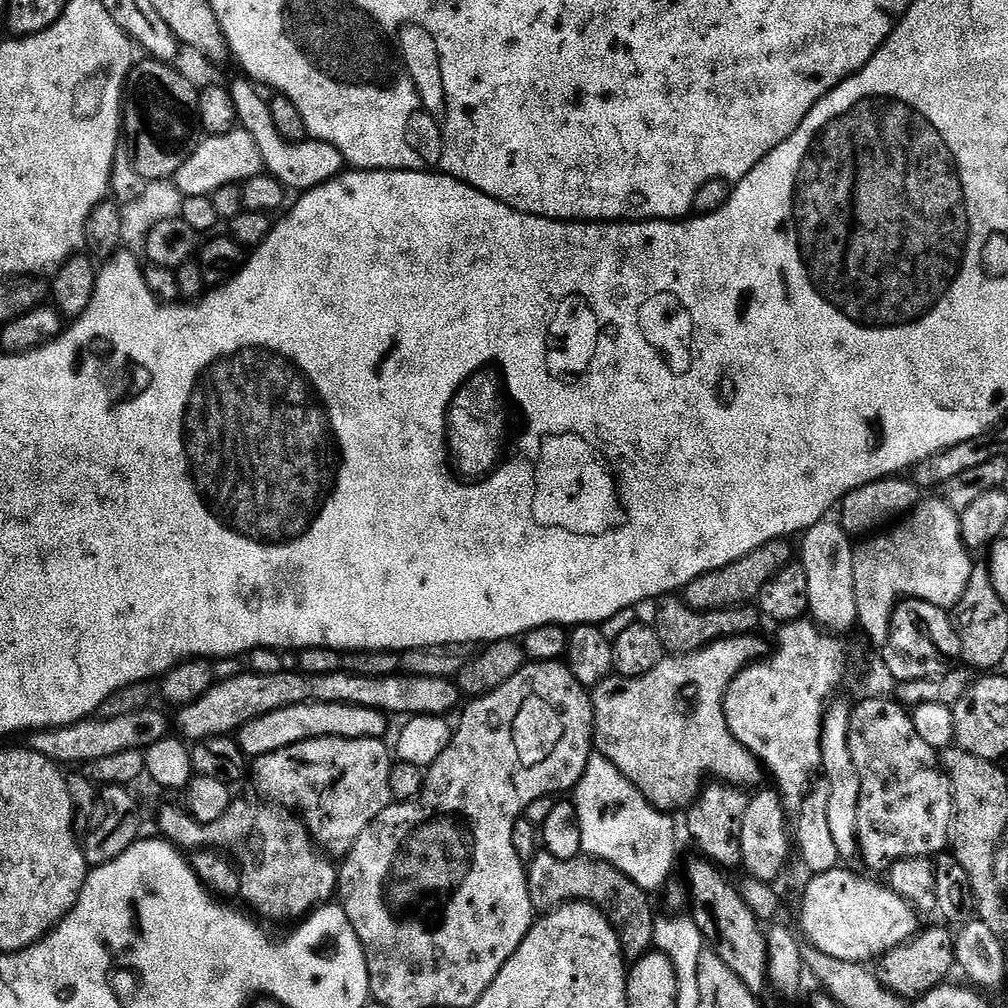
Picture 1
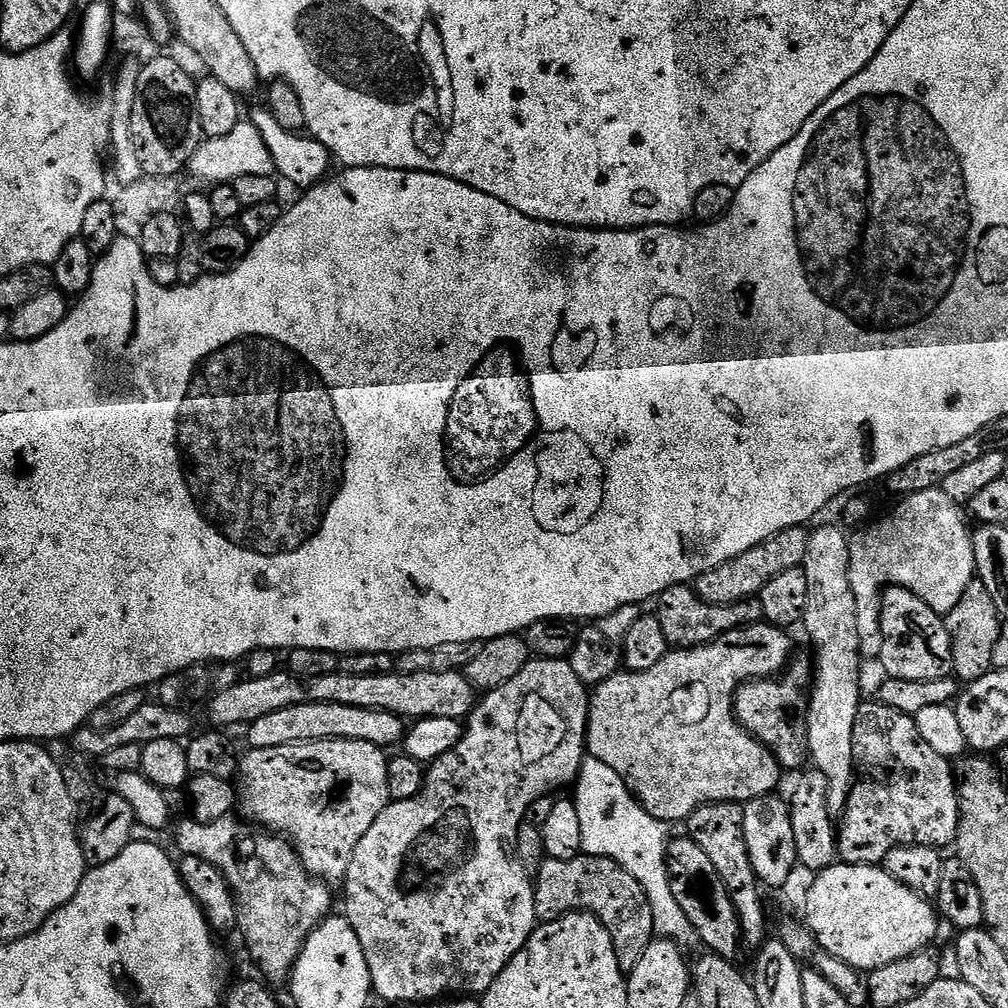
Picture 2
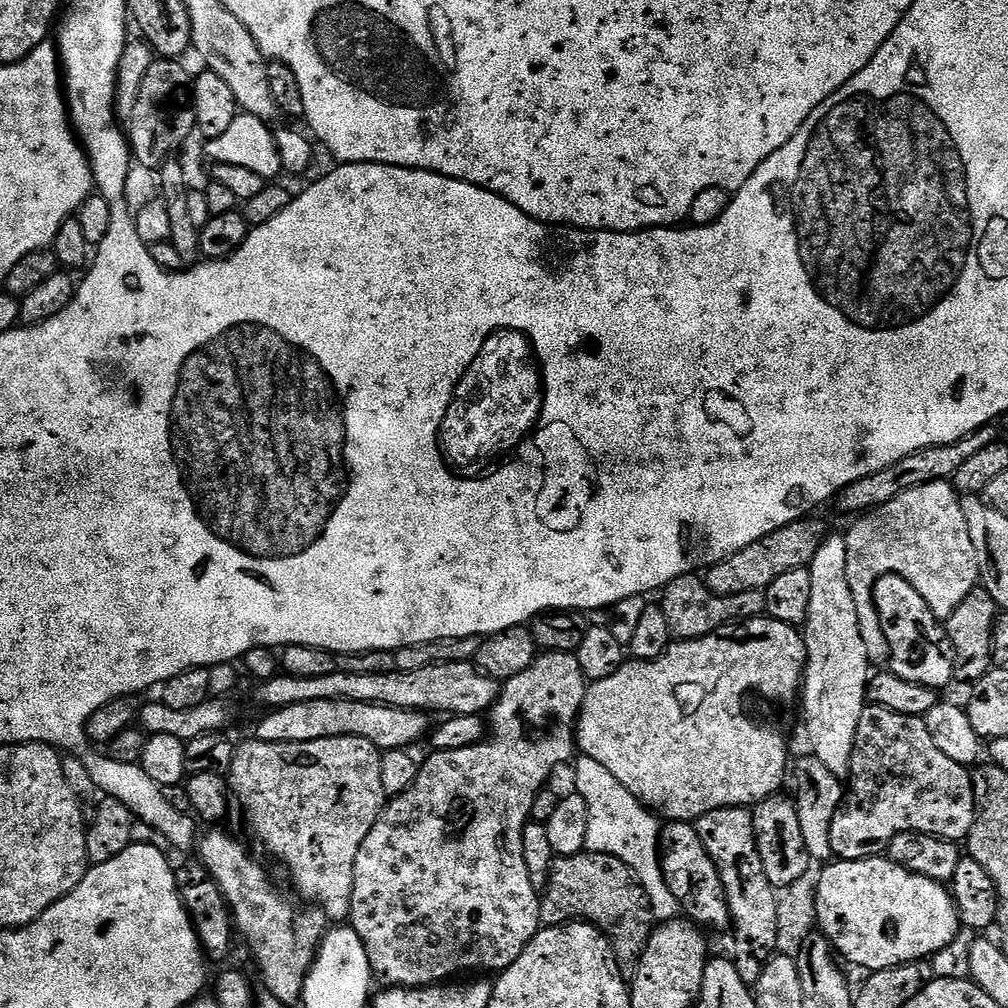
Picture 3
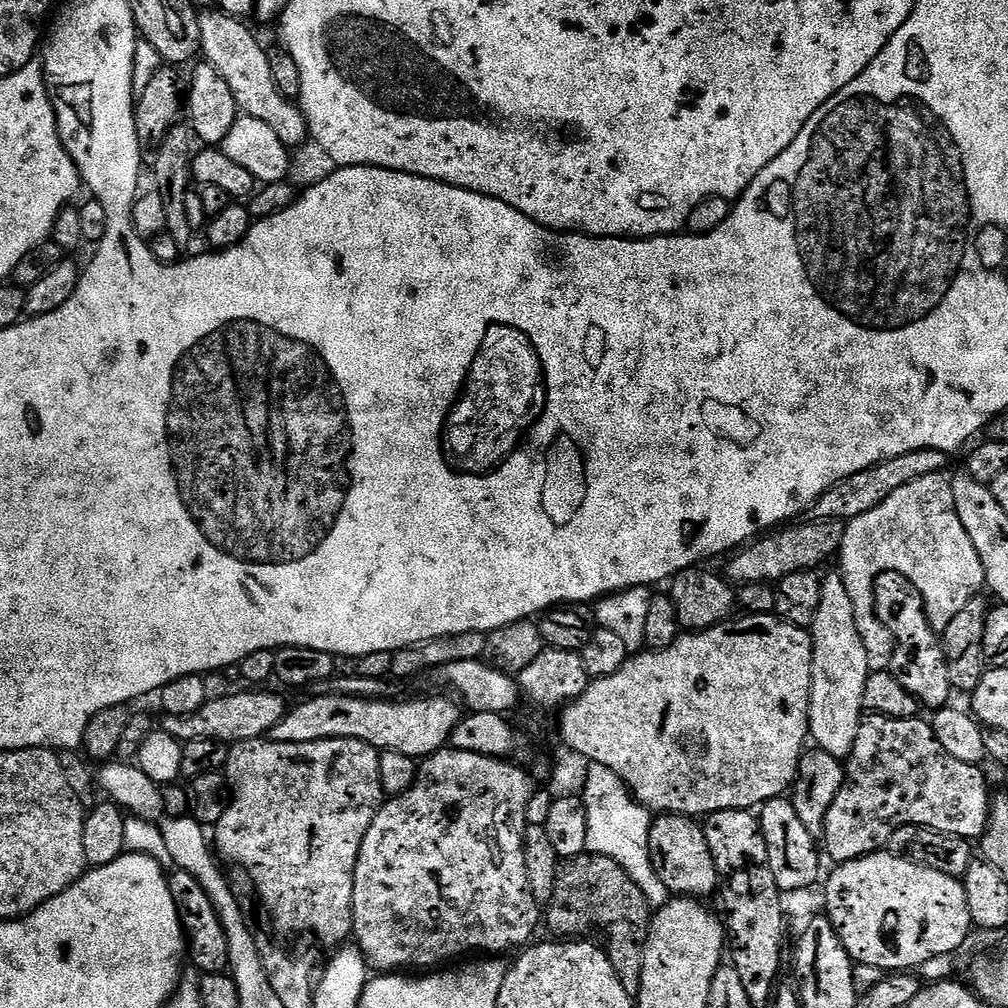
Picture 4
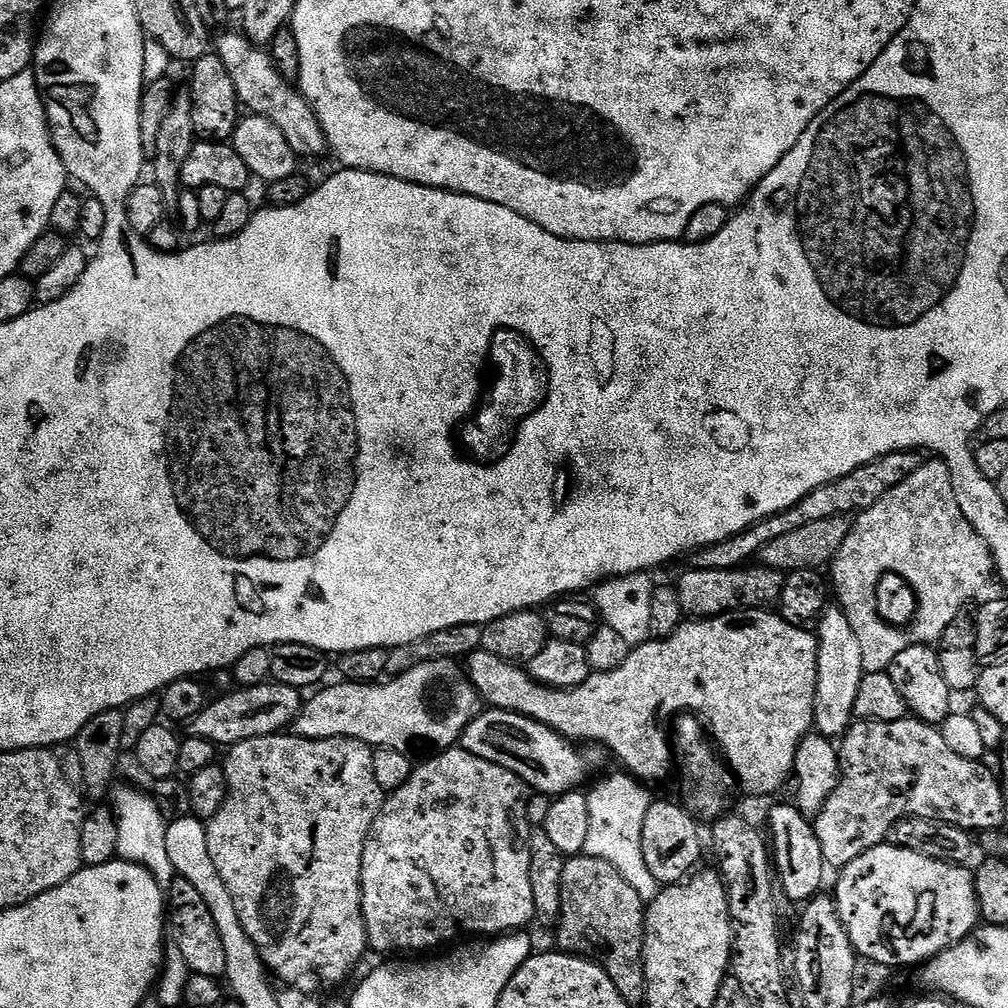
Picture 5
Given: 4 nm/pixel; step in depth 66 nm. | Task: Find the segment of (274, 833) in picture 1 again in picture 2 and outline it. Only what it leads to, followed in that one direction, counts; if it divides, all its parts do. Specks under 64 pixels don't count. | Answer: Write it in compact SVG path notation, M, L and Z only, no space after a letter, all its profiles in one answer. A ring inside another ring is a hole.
M230 815L209 824L194 818L181 819L177 823L180 825L176 828L176 844L183 855L197 856L222 870L226 882L236 893L239 935L244 935L244 944L260 967L259 975L269 985L277 986L291 977L292 967L313 930L333 915L332 892L328 889L331 887L309 874L287 839L260 830L244 832L236 819Z

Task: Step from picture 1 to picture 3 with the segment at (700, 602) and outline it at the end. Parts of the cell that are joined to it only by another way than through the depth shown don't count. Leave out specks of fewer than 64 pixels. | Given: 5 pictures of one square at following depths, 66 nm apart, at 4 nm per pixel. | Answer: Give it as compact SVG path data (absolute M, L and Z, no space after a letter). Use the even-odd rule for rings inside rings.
M811 519L795 520L770 534L766 538L758 538L758 542L750 542L746 550L738 550L738 554L730 554L722 562L712 565L706 572L706 583L714 594L719 596L733 596L747 592L763 593L764 589L789 570L807 568L811 564L814 554L822 539L822 531L816 524L811 524Z

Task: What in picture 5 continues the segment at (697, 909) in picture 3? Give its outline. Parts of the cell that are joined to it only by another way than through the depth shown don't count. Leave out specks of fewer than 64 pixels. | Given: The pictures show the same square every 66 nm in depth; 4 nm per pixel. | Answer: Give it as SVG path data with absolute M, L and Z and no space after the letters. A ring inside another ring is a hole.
M653 799L650 810L646 810L646 822L642 824L642 858L646 858L646 867L661 886L679 884L701 867L706 840L700 837L700 828L701 821L683 803Z

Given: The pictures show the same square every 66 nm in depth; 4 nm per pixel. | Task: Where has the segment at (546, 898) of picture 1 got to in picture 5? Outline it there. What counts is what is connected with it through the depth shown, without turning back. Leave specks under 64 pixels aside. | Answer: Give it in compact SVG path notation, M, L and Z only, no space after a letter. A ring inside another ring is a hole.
M583 854L569 856L562 870L562 910L554 925L555 947L595 958L629 1006L643 1005L645 911L646 902L638 890L610 862Z

